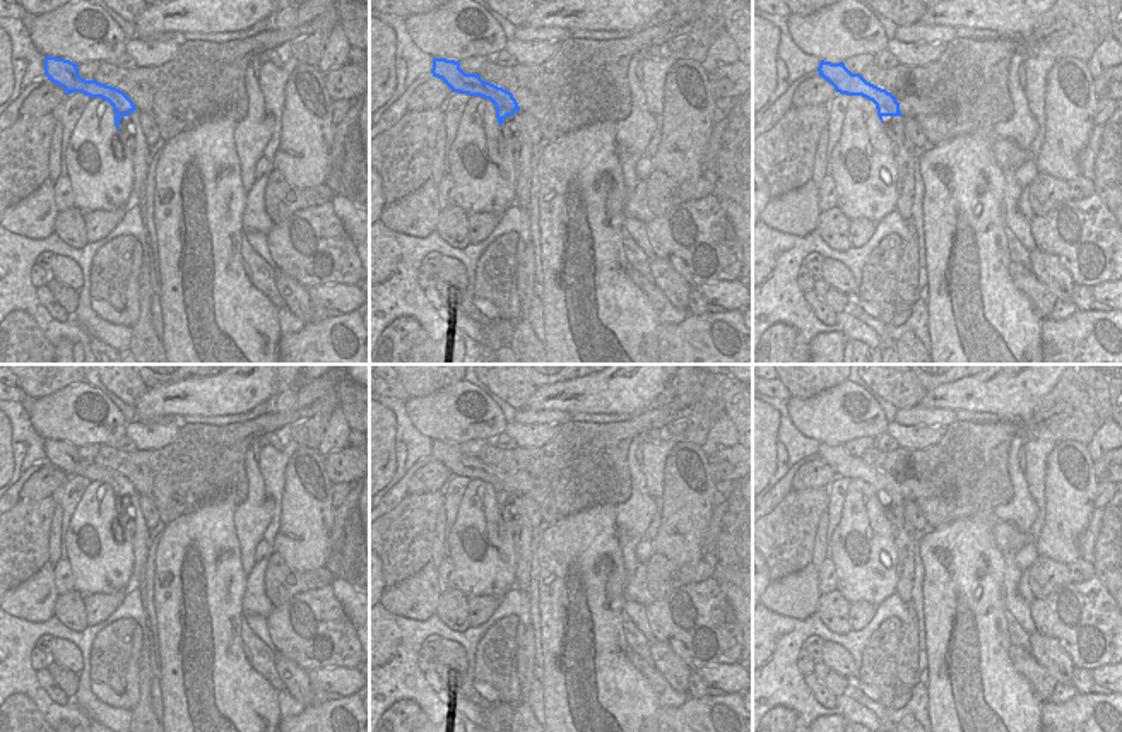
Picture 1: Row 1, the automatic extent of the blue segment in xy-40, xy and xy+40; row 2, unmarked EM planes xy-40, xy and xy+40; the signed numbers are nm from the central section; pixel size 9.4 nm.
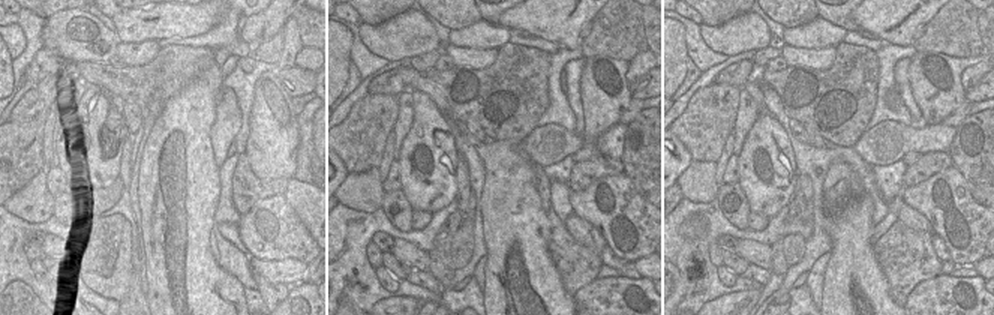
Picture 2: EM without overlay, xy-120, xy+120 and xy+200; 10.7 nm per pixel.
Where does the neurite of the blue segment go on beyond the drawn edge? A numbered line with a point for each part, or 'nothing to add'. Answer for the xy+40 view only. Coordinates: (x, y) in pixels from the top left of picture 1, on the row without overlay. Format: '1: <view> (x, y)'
1: xy+40 (895, 508).

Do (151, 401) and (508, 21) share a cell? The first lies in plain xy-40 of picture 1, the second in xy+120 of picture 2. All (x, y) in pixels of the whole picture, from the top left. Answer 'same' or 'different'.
same

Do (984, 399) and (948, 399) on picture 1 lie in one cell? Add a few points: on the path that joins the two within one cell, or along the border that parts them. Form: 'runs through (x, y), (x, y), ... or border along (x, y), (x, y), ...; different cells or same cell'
runs through (975, 399), (956, 399); same cell

